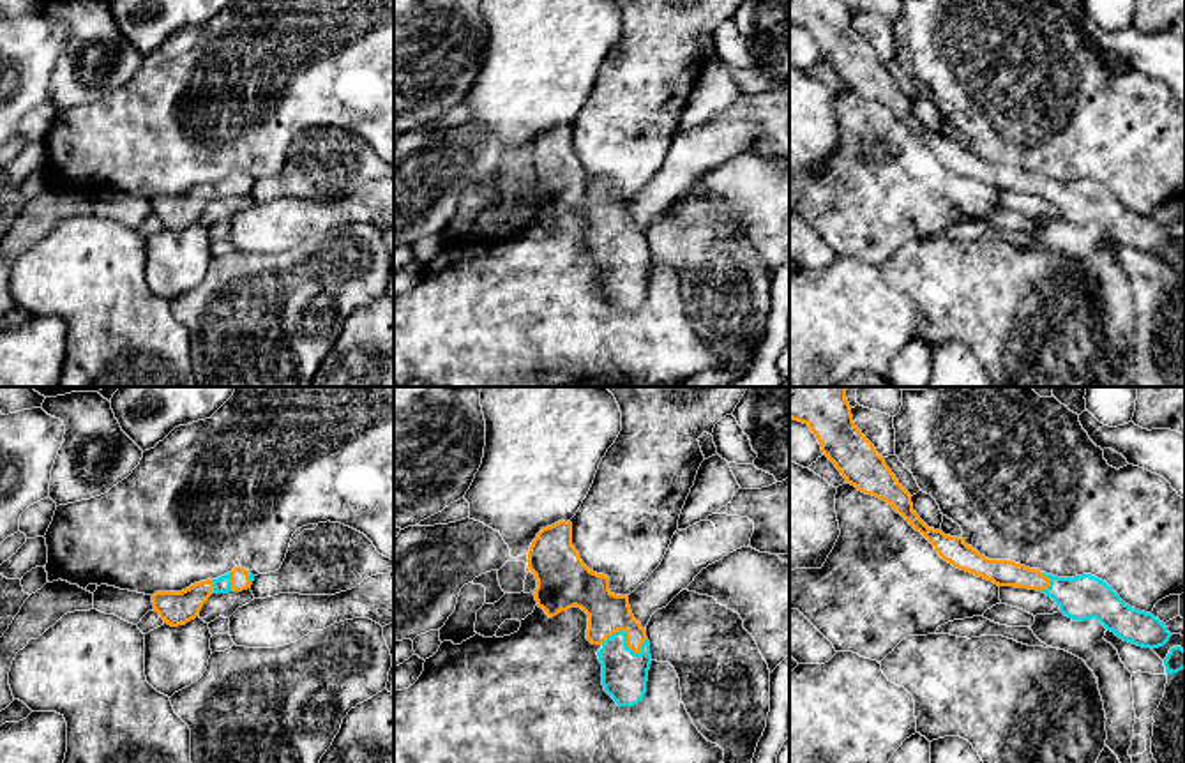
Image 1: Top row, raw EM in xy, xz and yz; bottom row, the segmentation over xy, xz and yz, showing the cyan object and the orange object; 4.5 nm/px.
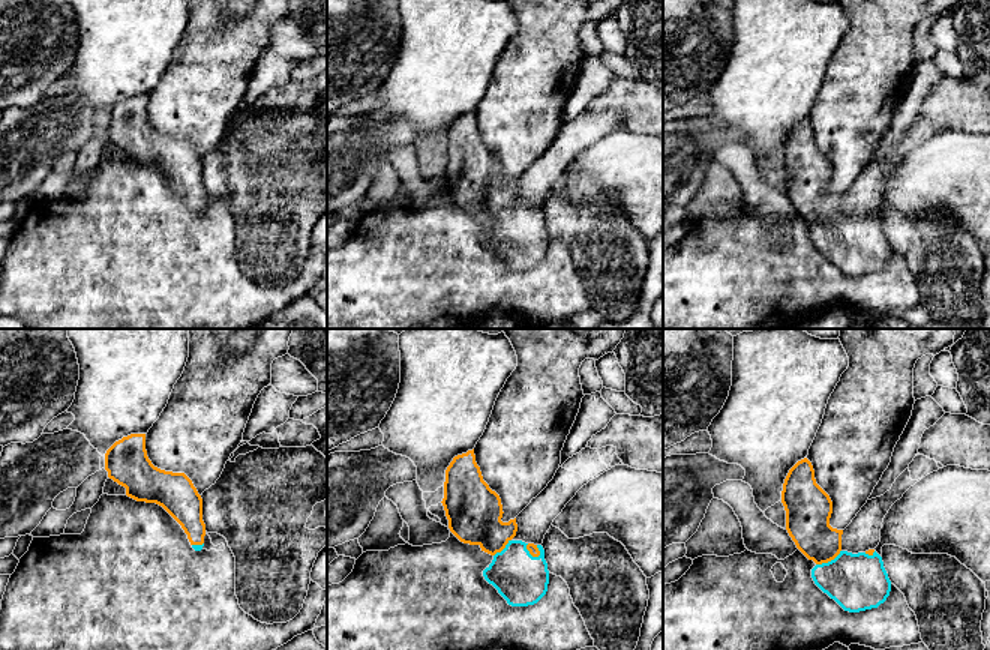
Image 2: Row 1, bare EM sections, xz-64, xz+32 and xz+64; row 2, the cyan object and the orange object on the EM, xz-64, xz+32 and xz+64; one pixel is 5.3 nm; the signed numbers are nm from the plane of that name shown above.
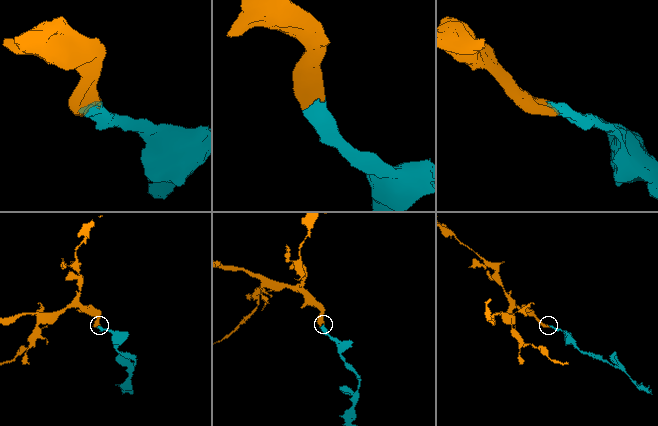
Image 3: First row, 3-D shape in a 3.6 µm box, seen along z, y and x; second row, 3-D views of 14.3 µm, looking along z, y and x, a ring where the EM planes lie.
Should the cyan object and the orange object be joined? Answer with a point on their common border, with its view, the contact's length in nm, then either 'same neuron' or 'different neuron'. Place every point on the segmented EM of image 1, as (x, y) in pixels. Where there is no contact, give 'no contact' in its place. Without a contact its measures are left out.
xz (626, 638) | 220 nm | same neuron

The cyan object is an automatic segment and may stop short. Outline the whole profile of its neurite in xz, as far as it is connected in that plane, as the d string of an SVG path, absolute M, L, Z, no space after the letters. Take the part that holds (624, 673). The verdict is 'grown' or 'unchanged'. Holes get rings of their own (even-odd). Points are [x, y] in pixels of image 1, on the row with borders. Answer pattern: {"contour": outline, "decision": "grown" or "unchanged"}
{"contour": "M558 521L542 528L528 551L535 574L537 606L549 618L570 608L588 615L586 639L600 645L604 691L618 706L634 706L646 694L652 664L646 631L634 618L629 595L615 595L609 578L590 570L572 546L572 523Z", "decision": "grown"}

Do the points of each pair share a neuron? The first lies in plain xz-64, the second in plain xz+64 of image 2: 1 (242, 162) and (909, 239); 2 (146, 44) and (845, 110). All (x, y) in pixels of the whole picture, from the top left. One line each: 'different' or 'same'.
1: same
2: different

